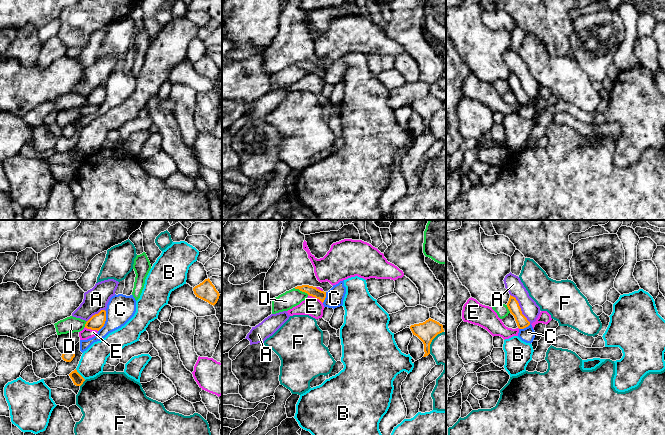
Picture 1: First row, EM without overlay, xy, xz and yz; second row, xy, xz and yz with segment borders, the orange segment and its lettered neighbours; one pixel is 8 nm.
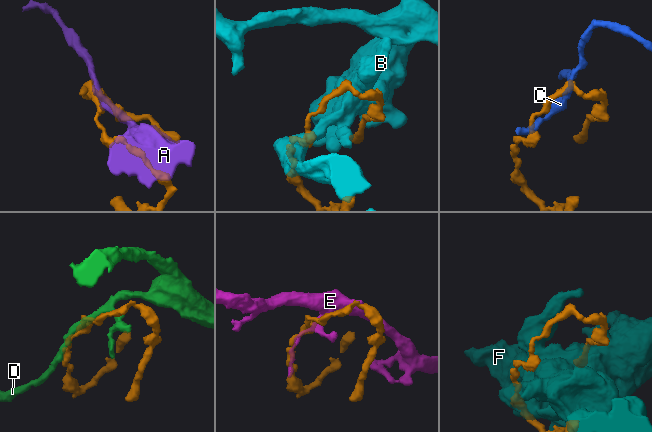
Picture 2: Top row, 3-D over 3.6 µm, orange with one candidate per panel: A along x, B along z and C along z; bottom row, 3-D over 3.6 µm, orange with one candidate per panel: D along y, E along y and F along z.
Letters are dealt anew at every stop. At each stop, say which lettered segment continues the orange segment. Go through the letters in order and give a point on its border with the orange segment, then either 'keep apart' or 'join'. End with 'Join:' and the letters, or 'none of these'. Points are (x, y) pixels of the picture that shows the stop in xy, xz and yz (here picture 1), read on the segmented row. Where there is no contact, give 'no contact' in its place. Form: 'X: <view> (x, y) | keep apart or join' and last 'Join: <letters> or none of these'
A: yz (520, 308) | keep apart
B: xy (79, 374) | keep apart
C: xy (105, 320) | keep apart
D: xz (301, 290) | keep apart
E: xz (315, 297) | keep apart
F: xy (82, 383) | keep apart
Join: none of these

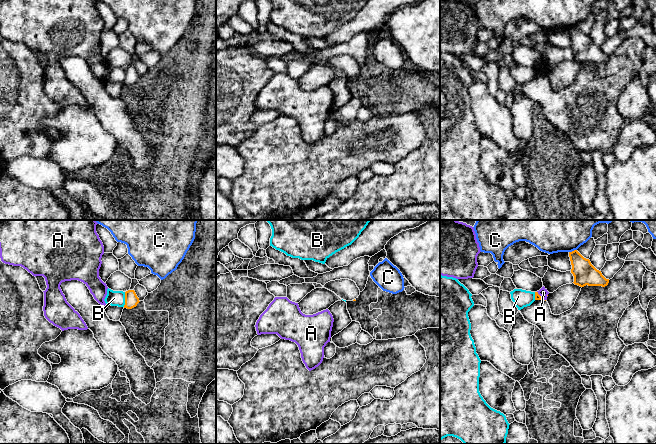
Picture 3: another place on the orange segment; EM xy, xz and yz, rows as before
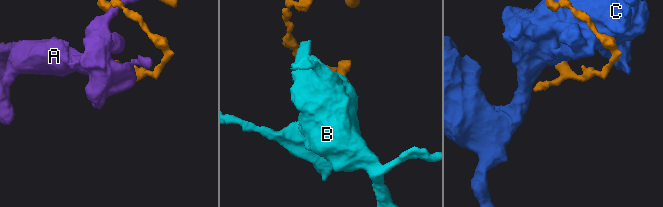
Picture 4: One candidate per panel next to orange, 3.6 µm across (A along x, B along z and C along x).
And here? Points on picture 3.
A: yz (540, 296) | keep apart
B: xy (125, 299) | keep apart
C: yz (572, 251) | keep apart
Join: none of these

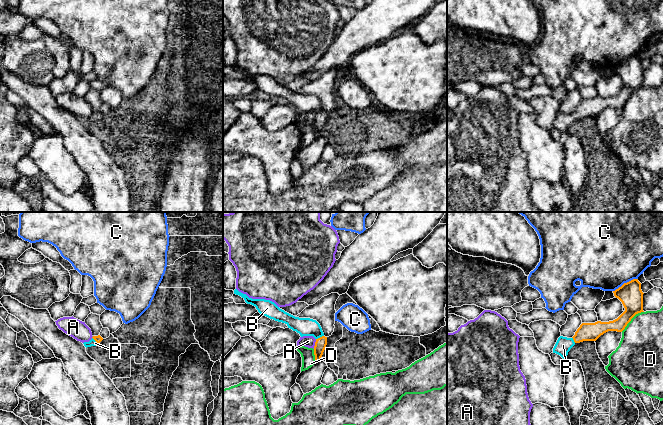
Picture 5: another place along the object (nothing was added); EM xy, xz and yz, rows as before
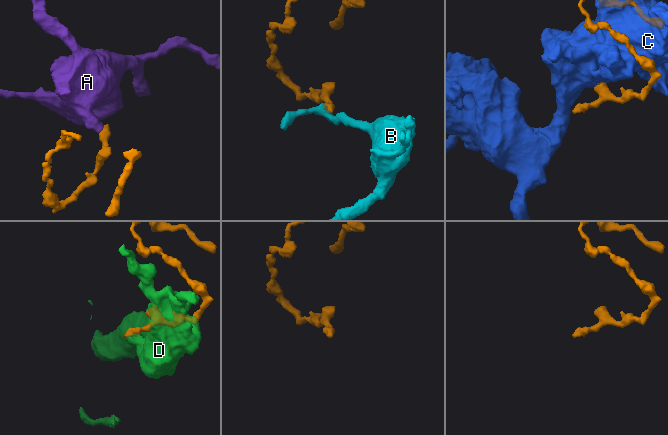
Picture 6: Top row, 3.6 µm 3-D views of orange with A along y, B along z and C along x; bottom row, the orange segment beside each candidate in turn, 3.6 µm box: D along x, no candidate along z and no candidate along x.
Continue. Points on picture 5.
A: xz (315, 344) | keep apart
B: xz (320, 337) | join
C: yz (625, 283) | keep apart
D: yz (631, 318) | keep apart
Join: B

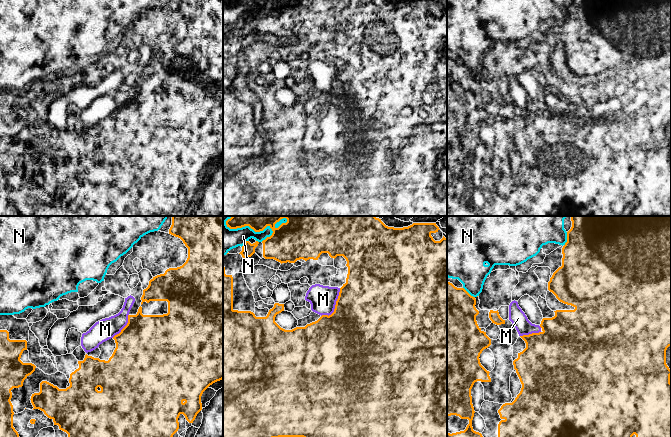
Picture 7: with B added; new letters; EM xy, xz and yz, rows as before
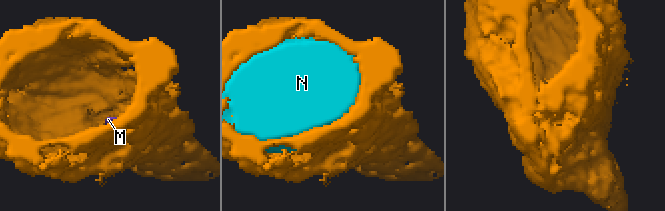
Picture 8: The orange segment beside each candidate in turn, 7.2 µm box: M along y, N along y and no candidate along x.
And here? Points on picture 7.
M: xz (335, 306) | join
N: xz (249, 226) | join
Join: M, N

